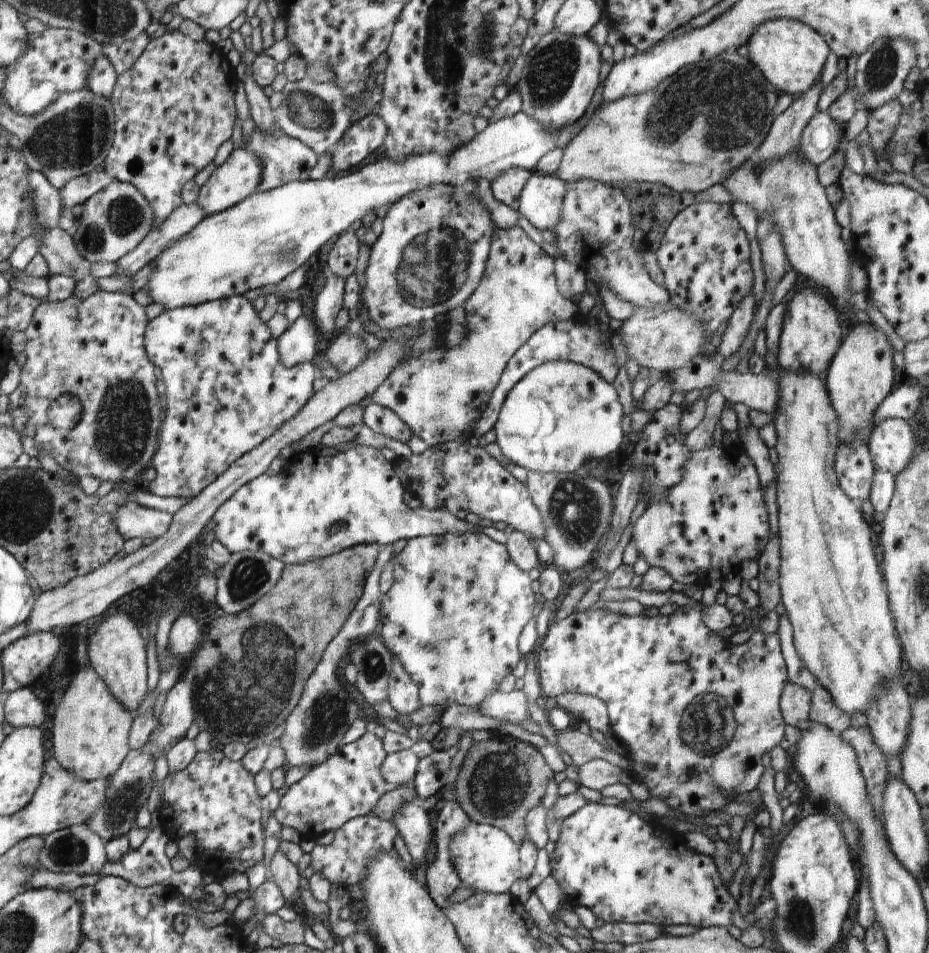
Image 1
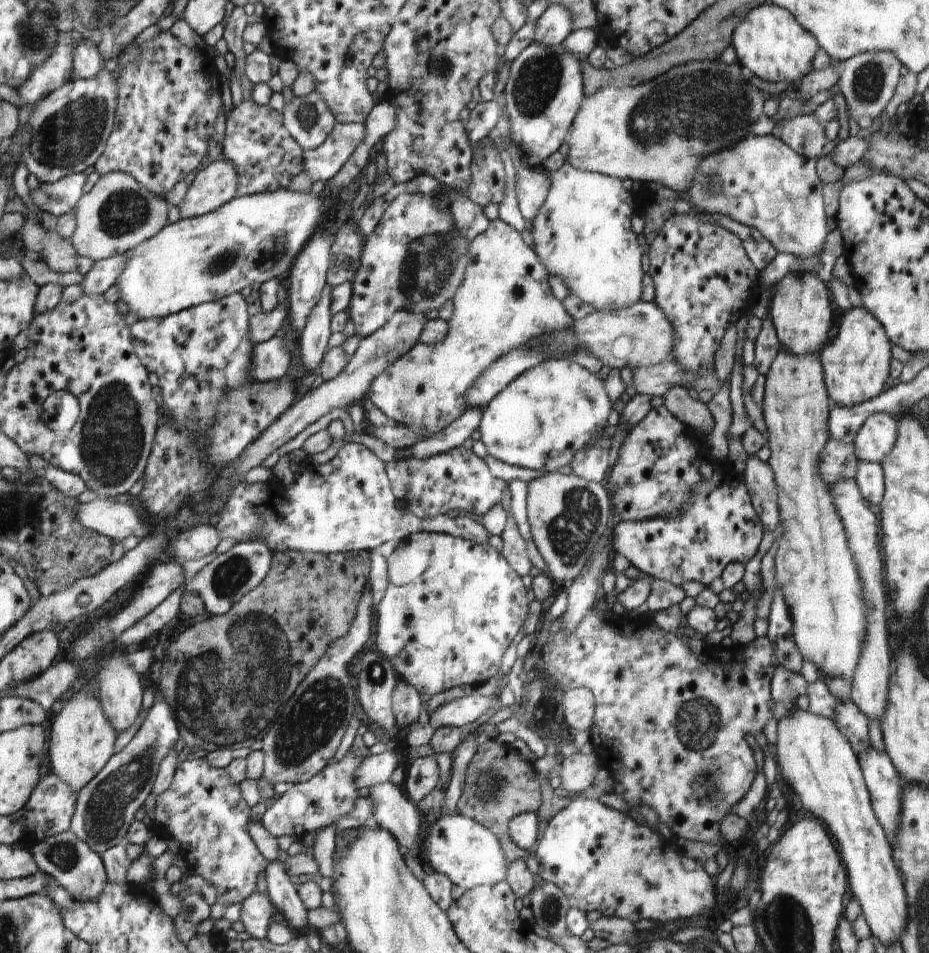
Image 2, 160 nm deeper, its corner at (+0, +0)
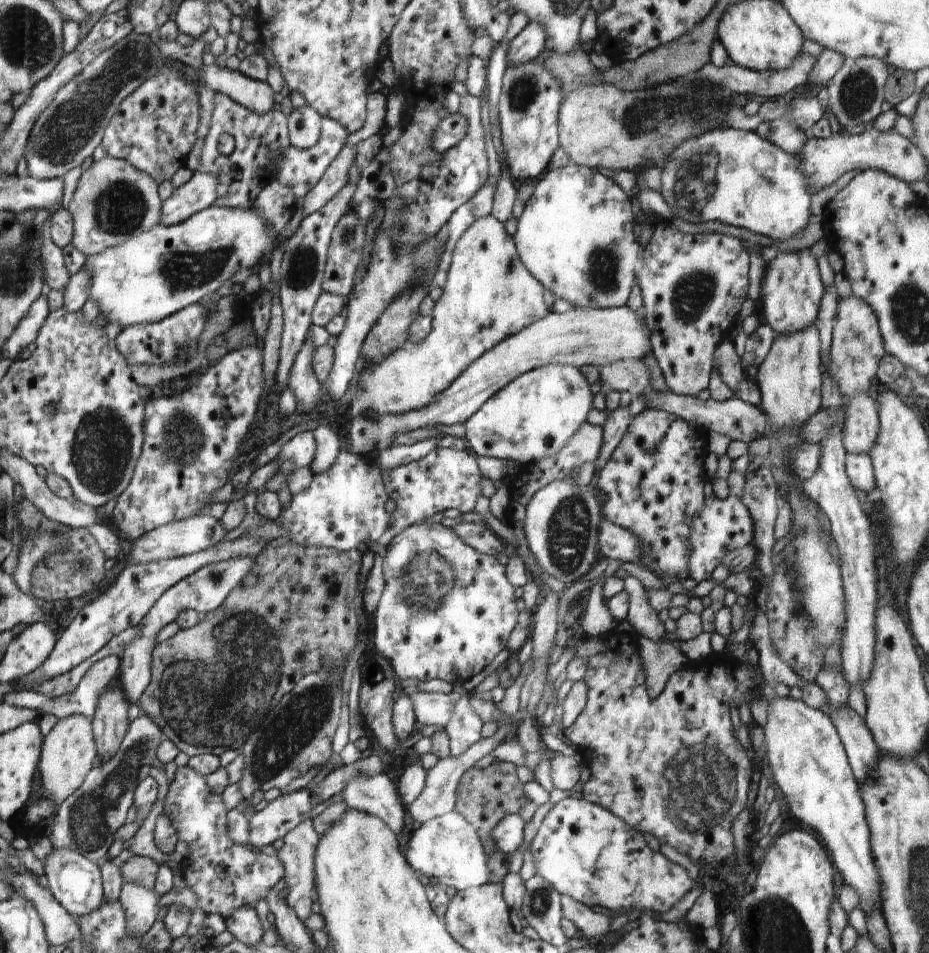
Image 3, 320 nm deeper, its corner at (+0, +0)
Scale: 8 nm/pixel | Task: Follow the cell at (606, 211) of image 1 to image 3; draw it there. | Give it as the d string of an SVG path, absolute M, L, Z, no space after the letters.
M574 162L565 167L549 167L525 202L523 213L517 218L516 232L512 235L522 264L545 289L552 291L556 299L563 298L574 308L623 307L636 281L636 261L640 250L631 201L622 187L600 169Z

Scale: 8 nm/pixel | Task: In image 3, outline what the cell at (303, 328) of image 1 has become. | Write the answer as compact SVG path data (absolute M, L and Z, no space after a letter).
M258 343L254 347L238 347L208 365L198 377L198 382L190 384L182 392L170 396L149 394L148 402L144 404L143 441L138 464L128 486L115 498L116 505L109 517L114 533L121 539L136 540L159 526L200 514L206 504L212 504L208 498L228 482L240 442L254 422L263 382L263 352Z

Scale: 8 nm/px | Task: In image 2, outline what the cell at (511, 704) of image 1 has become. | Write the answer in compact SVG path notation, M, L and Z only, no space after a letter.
M471 690L464 697L454 699L448 703L442 704L437 710L428 712L429 725L425 725L425 743L430 743L430 740L434 732L440 727L461 727L474 722L477 718L480 718L488 708L498 705L502 707L502 703L499 699L493 699L492 697L483 697L479 695L475 690Z

